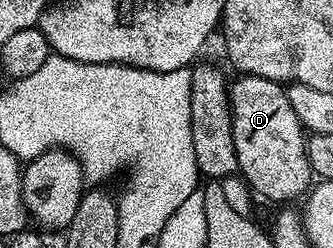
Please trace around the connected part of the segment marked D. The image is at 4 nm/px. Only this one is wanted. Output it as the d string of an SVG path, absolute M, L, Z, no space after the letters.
M252 74L236 79L236 82L234 79L230 83L229 89L239 174L260 199L283 202L279 204L294 203L291 201L298 194L303 196L308 193L313 182L311 159L307 156L308 135L303 122L297 112L293 112L293 104L289 104L287 91L280 83Z

